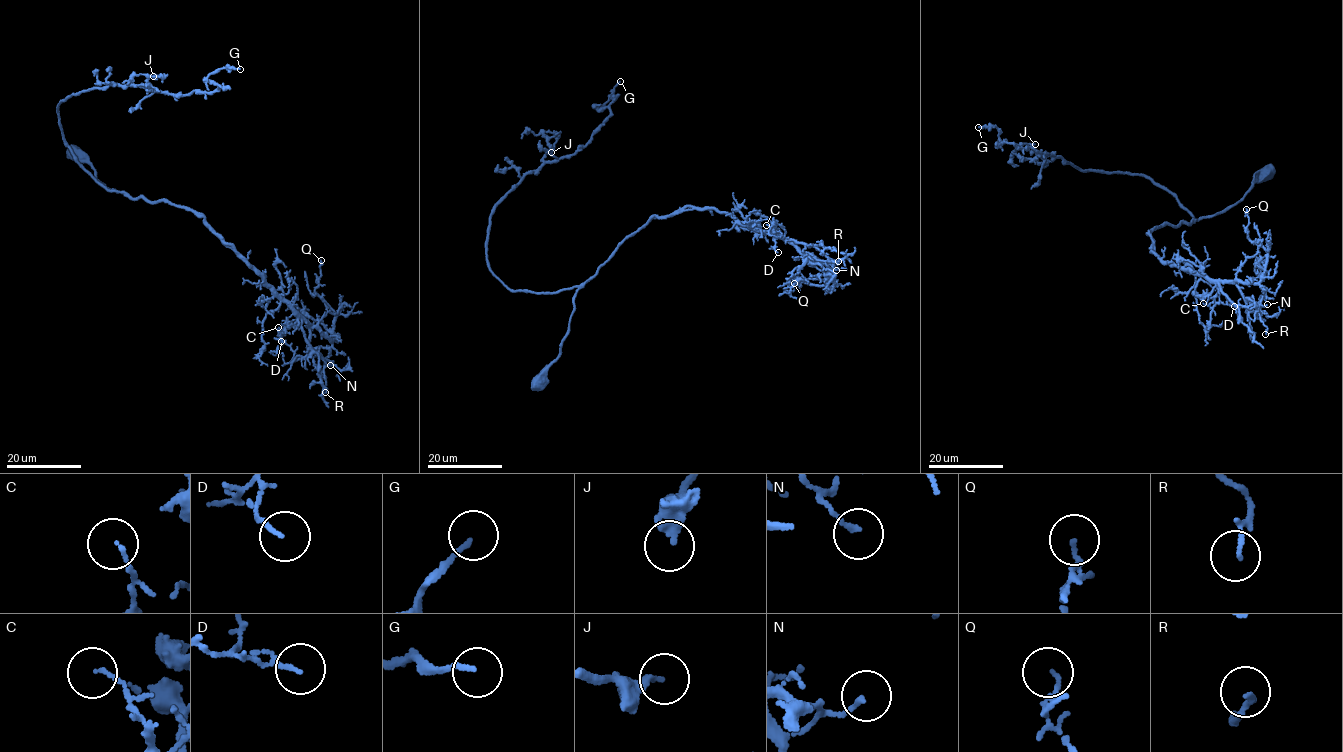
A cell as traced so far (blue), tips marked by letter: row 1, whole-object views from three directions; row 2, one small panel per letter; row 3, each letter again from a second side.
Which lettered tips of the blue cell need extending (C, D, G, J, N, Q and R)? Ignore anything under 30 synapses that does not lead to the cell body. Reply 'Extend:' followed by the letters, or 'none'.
Extend: none

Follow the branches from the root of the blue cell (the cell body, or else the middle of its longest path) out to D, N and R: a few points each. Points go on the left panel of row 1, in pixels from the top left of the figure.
D: (76, 150), (111, 190), (149, 202), (164, 199), (203, 217), (290, 304), (297, 321), (281, 341)
N: (76, 150), (111, 190), (149, 202), (164, 199), (203, 217), (222, 242), (302, 315), (309, 347), (330, 365)
R: (76, 150), (111, 190), (164, 199), (203, 217), (260, 271), (307, 323), (309, 345), (324, 360), (325, 392)

